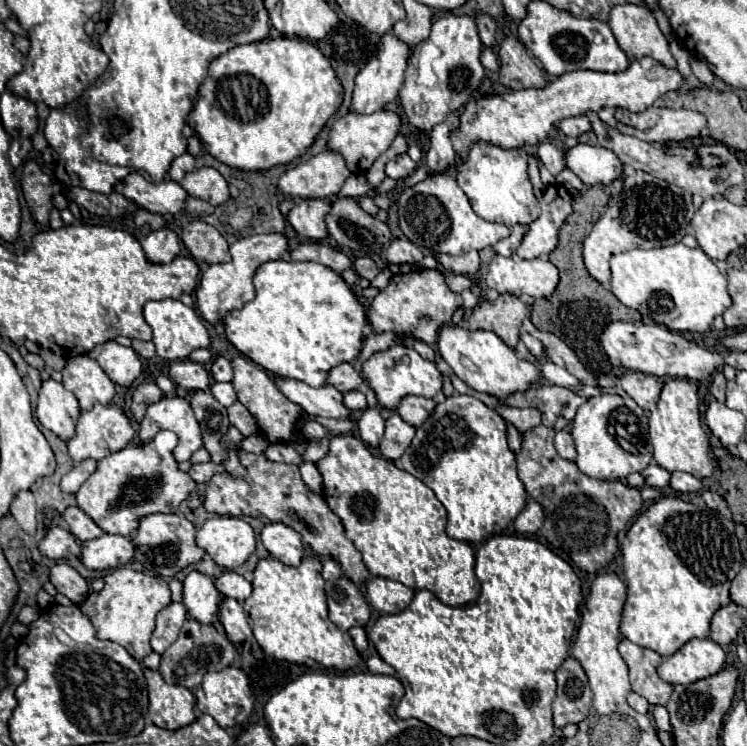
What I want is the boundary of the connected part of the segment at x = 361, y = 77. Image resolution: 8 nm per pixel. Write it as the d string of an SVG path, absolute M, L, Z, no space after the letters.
M387 32L379 42L377 56L373 60L369 60L367 66L355 78L355 92L353 92L351 110L359 112L359 114L371 114L375 110L381 110L381 108L393 104L399 96L401 86L403 86L409 56L411 56L409 44L401 42L393 32Z

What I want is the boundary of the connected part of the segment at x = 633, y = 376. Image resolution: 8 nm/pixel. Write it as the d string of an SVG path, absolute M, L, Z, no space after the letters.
M627 372L625 376L621 376L621 386L645 412L655 410L659 392L663 388L657 376L643 372Z

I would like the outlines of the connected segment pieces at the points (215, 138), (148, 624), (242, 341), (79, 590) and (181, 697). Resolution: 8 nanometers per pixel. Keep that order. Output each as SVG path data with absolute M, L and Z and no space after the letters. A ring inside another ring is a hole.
M279 36L235 46L217 56L209 66L209 76L199 86L199 98L189 114L189 124L219 162L237 170L269 170L305 154L341 102L343 86L321 50L307 40Z
M131 568L109 570L109 574L103 580L103 590L89 592L87 600L81 604L81 612L95 626L97 638L121 644L133 658L137 658L137 662L143 664L143 658L151 652L149 638L153 634L153 622L157 614L171 604L169 582L161 576L149 576Z
M273 260L257 268L255 290L257 296L241 310L225 314L223 322L227 340L255 364L263 366L267 372L279 378L301 380L317 388L327 384L325 378L331 368L343 362L353 362L359 356L363 346L363 328L367 324L365 308L337 272L329 270L319 262Z
M57 562L51 568L51 582L57 592L65 594L73 602L83 602L83 594L89 592L89 584L85 582L85 578L67 562Z
M145 668L145 678L147 678L149 704L151 704L149 718L153 724L177 730L195 720L193 714L195 698L191 690L185 690L185 686L167 684L165 678L161 678L159 670Z

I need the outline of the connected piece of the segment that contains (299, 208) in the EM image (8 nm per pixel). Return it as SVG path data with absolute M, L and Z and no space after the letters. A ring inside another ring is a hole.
M319 198L297 200L297 204L287 214L289 224L303 236L323 240L327 236L325 214L329 212L329 204Z

